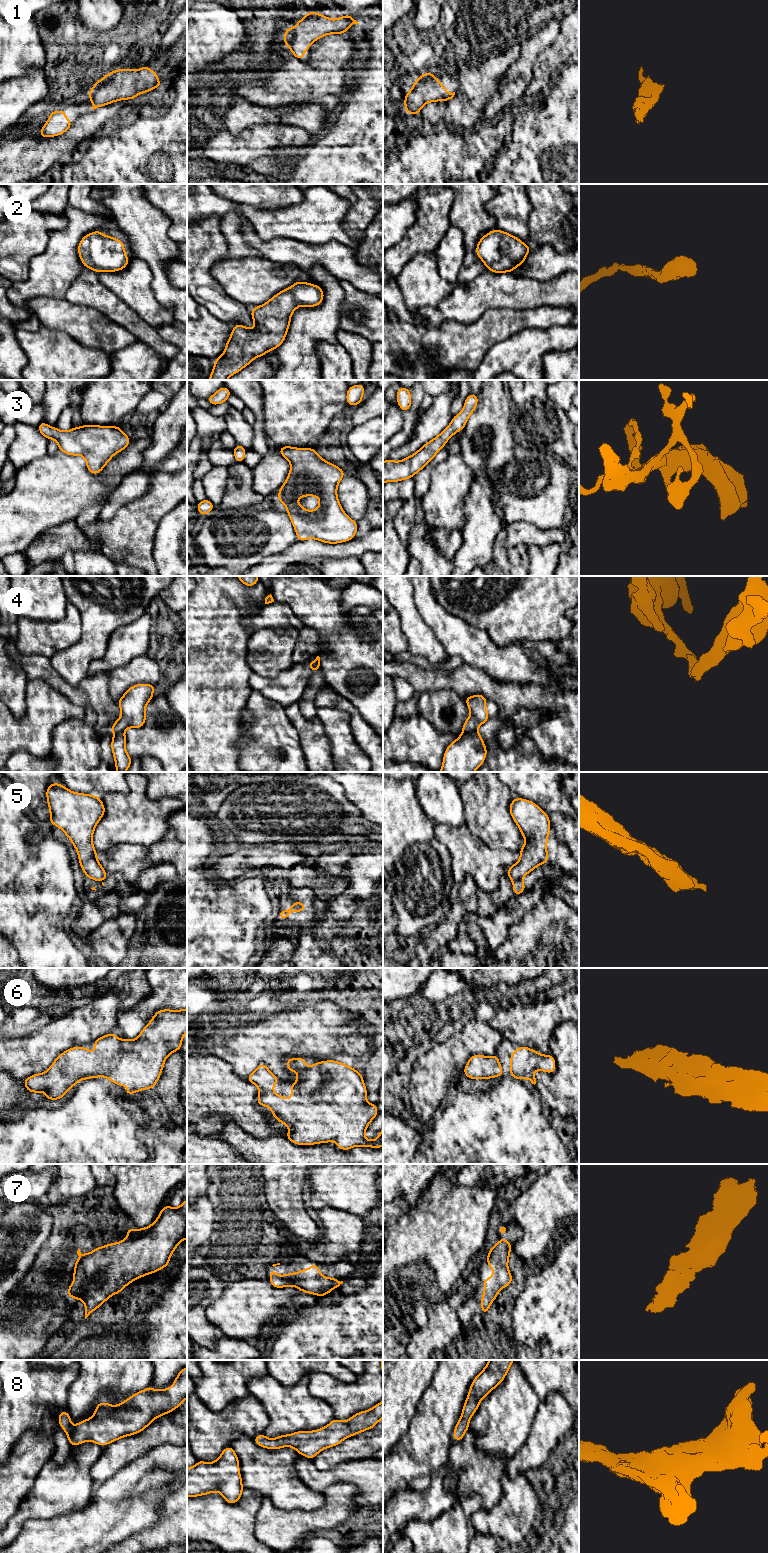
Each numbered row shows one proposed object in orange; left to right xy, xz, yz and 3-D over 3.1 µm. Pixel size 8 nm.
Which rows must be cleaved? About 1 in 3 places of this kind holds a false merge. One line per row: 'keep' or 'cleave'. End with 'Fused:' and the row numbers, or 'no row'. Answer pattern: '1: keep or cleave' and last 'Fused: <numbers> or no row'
1: keep
2: keep
3: keep
4: cleave
5: cleave
6: keep
7: keep
8: keep
Fused: 4, 5

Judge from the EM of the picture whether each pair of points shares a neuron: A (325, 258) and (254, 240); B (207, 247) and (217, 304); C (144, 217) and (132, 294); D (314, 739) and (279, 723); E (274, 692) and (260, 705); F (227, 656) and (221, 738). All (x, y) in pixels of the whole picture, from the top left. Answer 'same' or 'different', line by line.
A: same
B: same
C: different
D: different
E: different
F: same

